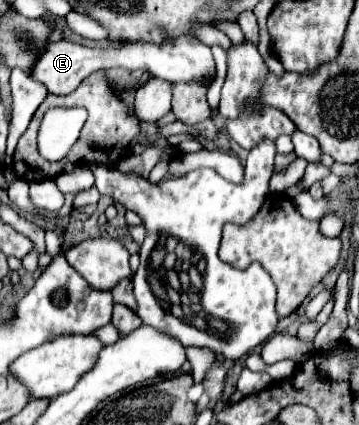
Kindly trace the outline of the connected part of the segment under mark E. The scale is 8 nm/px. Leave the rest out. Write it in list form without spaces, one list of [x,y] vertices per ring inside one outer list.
[[[179,37],[177,41],[155,45],[155,43],[111,43],[107,49],[89,49],[71,41],[49,41],[47,47],[35,59],[35,67],[31,67],[29,77],[43,83],[49,93],[53,95],[67,95],[93,71],[97,69],[111,69],[111,67],[125,67],[125,69],[147,69],[159,79],[167,79],[171,83],[187,83],[187,81],[205,81],[211,83],[215,79],[215,61],[211,49],[201,41],[191,37]]]

